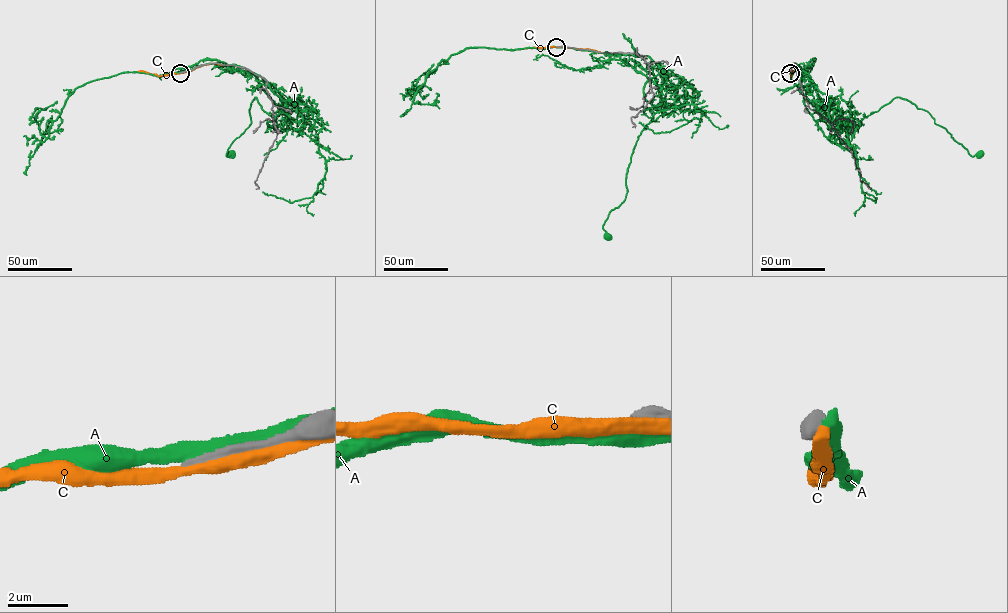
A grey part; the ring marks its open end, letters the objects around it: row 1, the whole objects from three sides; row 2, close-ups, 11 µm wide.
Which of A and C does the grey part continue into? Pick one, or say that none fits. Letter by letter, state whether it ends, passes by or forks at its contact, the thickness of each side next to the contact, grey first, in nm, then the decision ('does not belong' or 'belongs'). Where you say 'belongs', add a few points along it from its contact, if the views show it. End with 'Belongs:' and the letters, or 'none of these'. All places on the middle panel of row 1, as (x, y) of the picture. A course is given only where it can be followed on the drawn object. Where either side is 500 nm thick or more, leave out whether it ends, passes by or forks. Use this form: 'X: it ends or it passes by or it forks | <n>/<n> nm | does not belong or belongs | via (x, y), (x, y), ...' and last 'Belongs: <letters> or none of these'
A: it passes by | 240/480 nm | does not belong
C: it passes by | 240/480 nm | does not belong
Belongs: none of these

